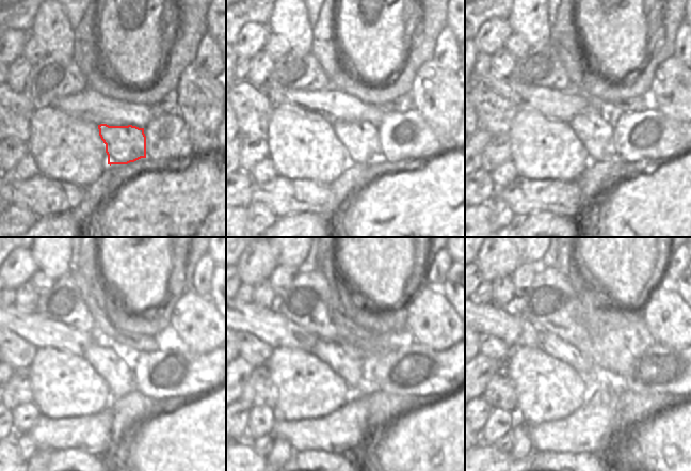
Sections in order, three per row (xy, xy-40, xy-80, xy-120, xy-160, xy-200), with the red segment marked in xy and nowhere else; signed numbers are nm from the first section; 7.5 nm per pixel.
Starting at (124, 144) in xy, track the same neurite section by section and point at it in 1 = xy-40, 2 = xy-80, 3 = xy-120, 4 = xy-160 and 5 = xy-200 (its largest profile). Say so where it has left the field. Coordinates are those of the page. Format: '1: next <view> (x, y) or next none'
1: next xy-40 (360, 139)
2: next xy-80 (594, 129)
3: next xy-120 (113, 364)
4: next xy-160 (357, 373)
5: next xy-200 (598, 378)

